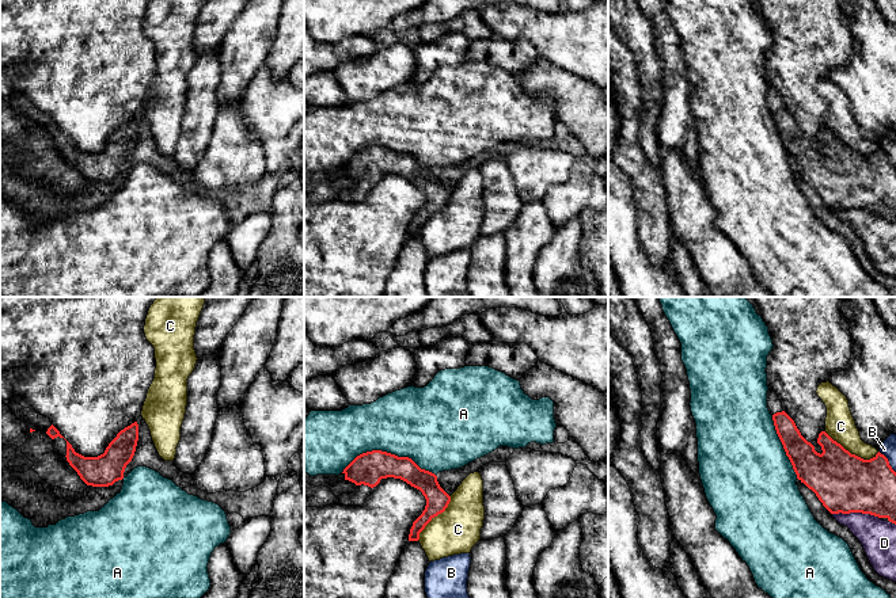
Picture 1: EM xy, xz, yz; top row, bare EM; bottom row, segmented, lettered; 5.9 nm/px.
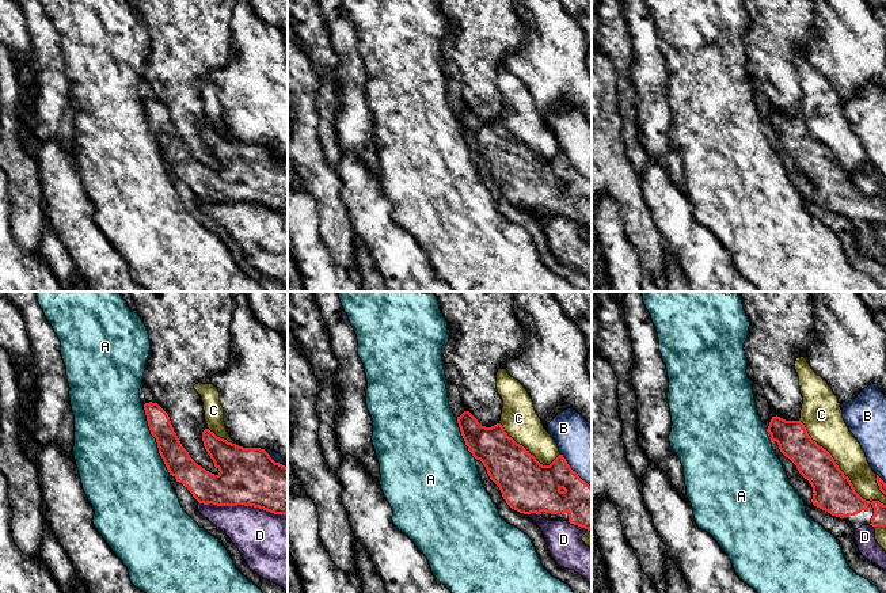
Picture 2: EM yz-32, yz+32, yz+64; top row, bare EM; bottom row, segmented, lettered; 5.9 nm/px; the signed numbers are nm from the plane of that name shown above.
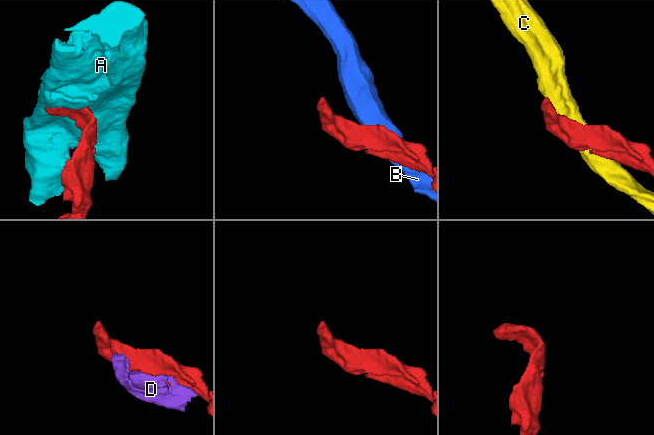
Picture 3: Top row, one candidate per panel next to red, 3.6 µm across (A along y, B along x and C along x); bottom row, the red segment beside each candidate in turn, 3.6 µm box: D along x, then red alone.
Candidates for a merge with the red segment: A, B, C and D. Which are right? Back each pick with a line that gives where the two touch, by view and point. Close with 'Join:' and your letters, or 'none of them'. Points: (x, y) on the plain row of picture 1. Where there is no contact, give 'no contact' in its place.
Join: none of them

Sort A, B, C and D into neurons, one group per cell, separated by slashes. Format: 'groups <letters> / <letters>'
groups A / B / C / D

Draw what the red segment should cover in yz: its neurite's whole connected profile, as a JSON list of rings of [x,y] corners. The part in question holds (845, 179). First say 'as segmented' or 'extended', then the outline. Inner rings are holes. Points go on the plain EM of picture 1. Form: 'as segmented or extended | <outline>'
as segmented | [[[785,107],[774,110],[772,117],[797,175],[816,190],[831,210],[862,209],[886,214],[896,221],[896,168],[884,151],[878,148],[873,155],[863,156],[851,151],[825,127],[817,134],[823,146],[820,151]]]

